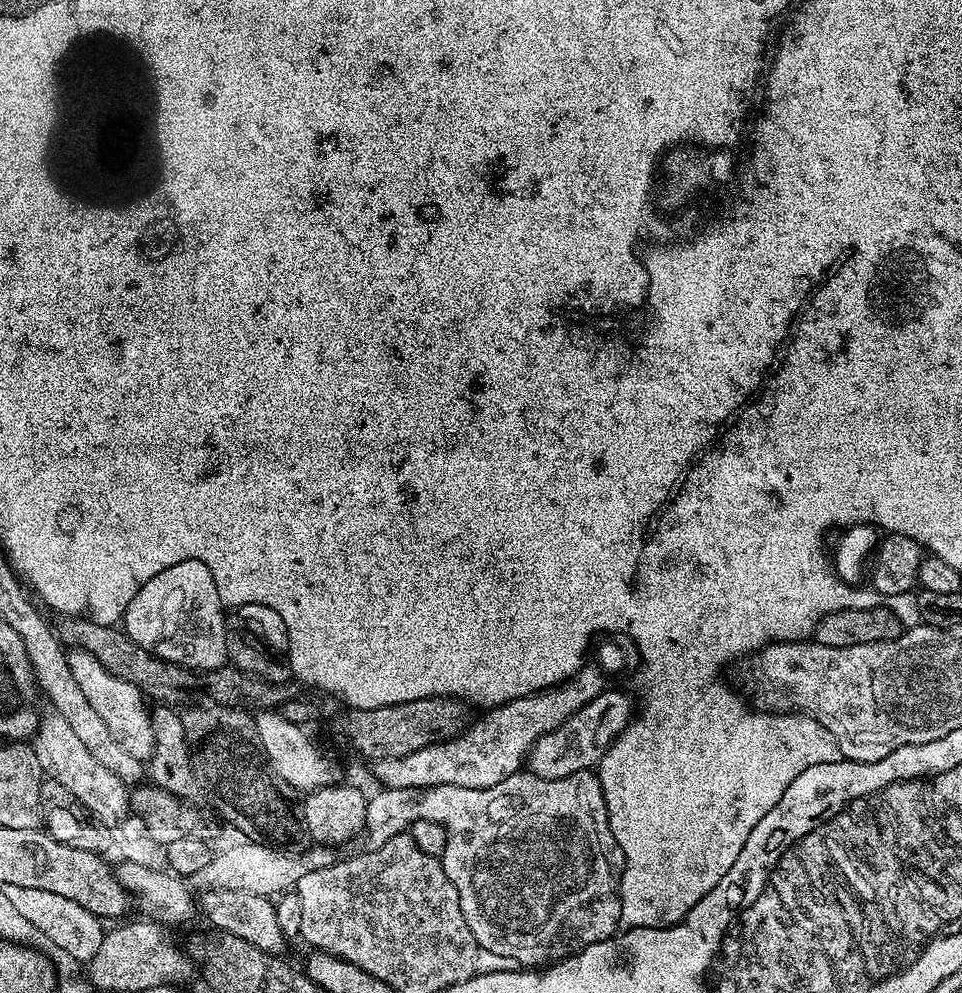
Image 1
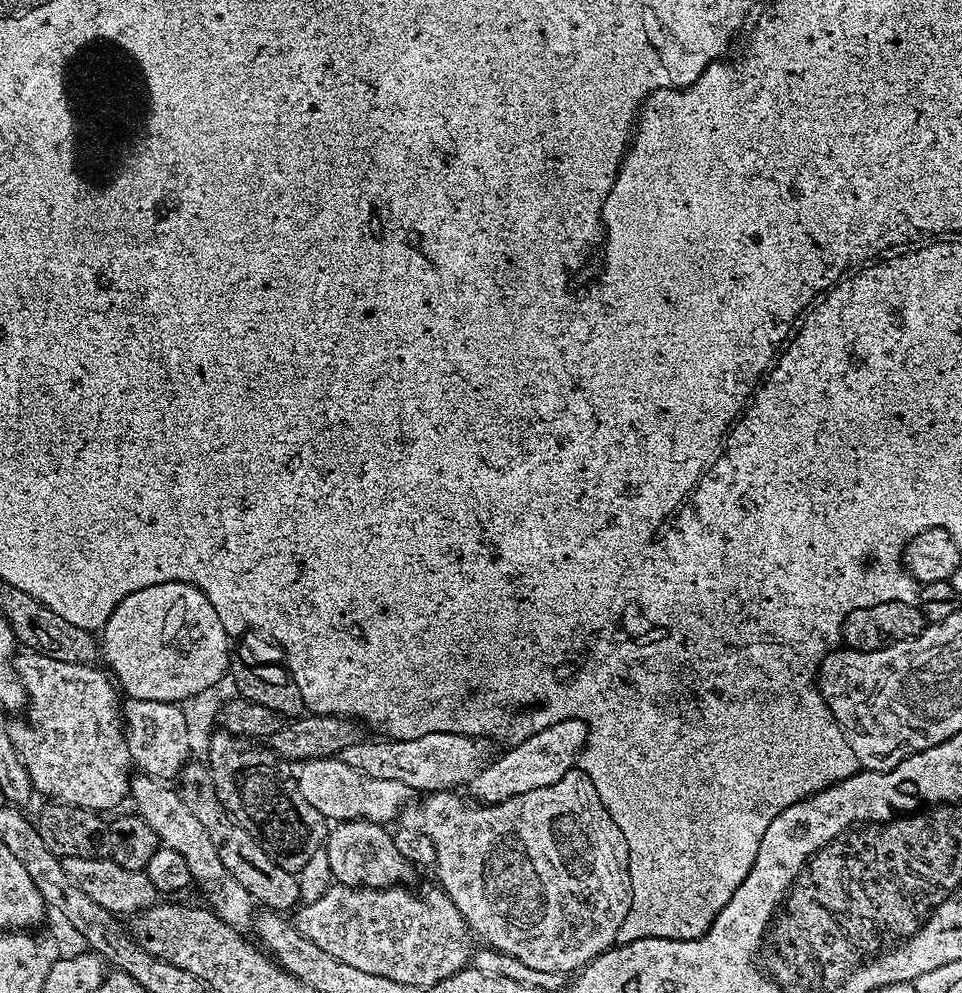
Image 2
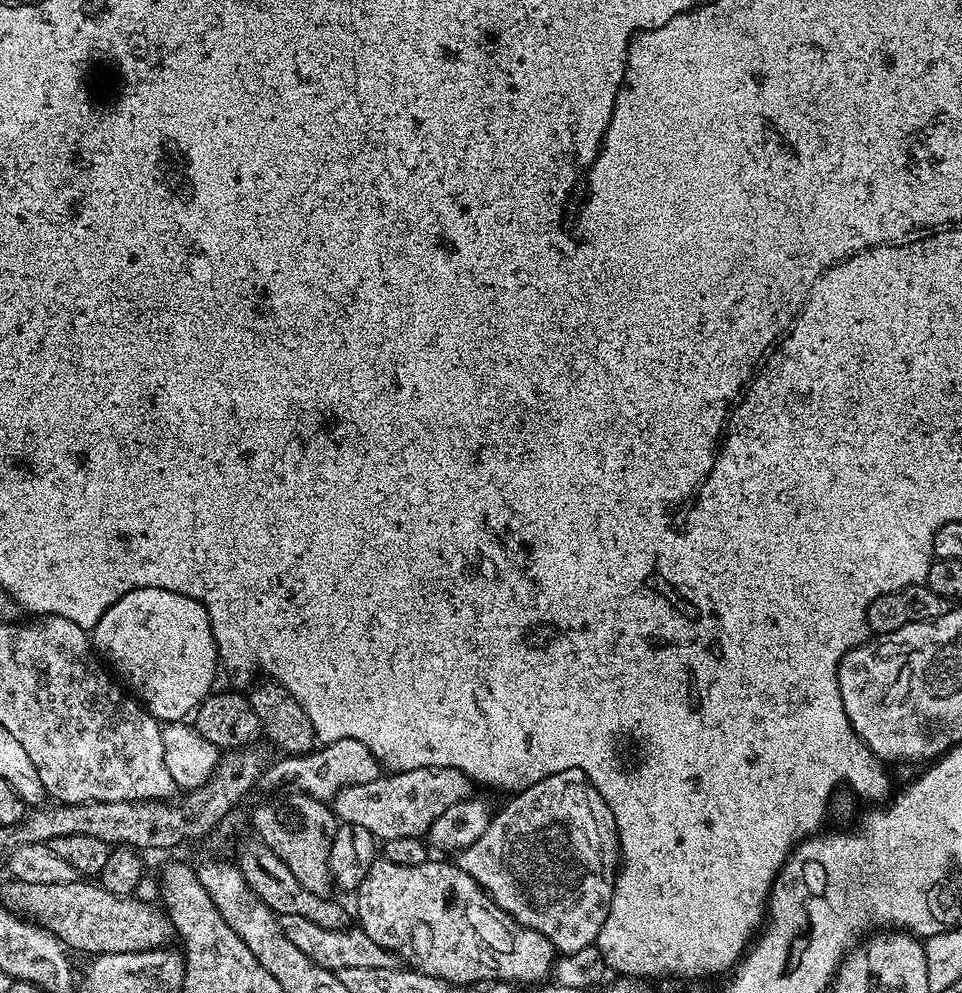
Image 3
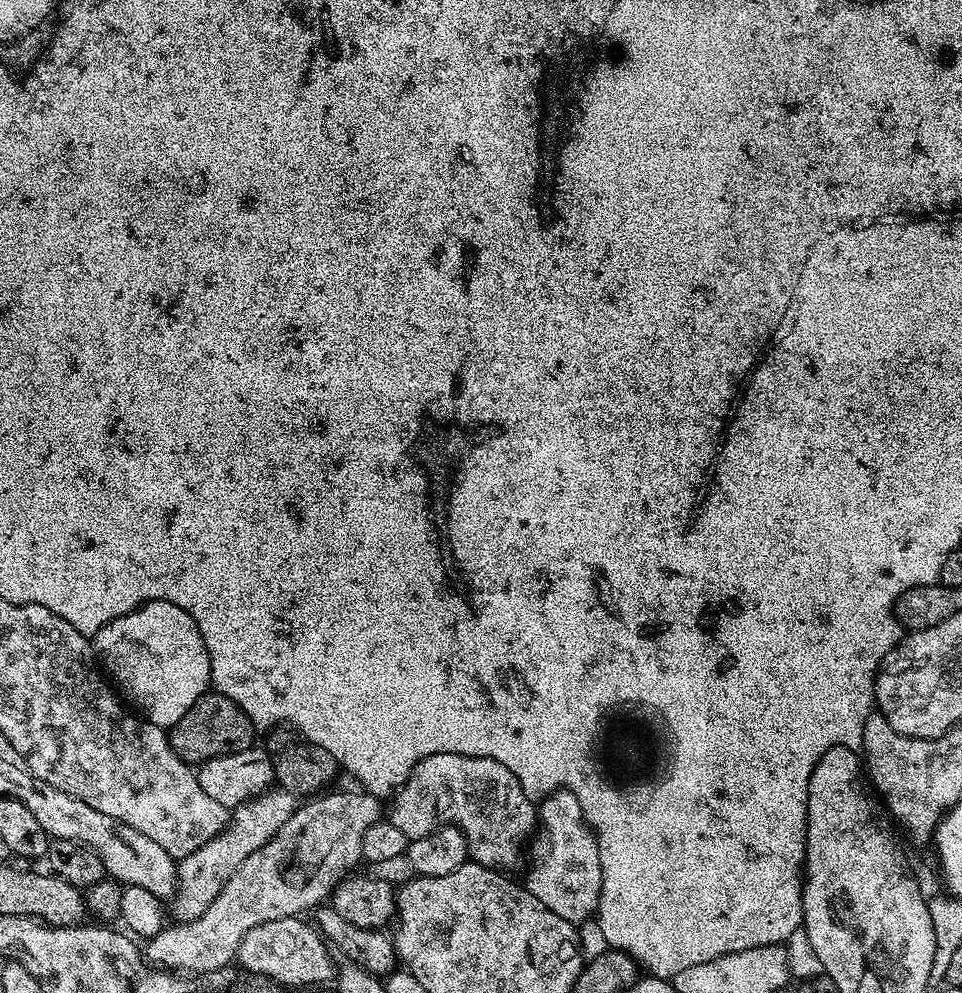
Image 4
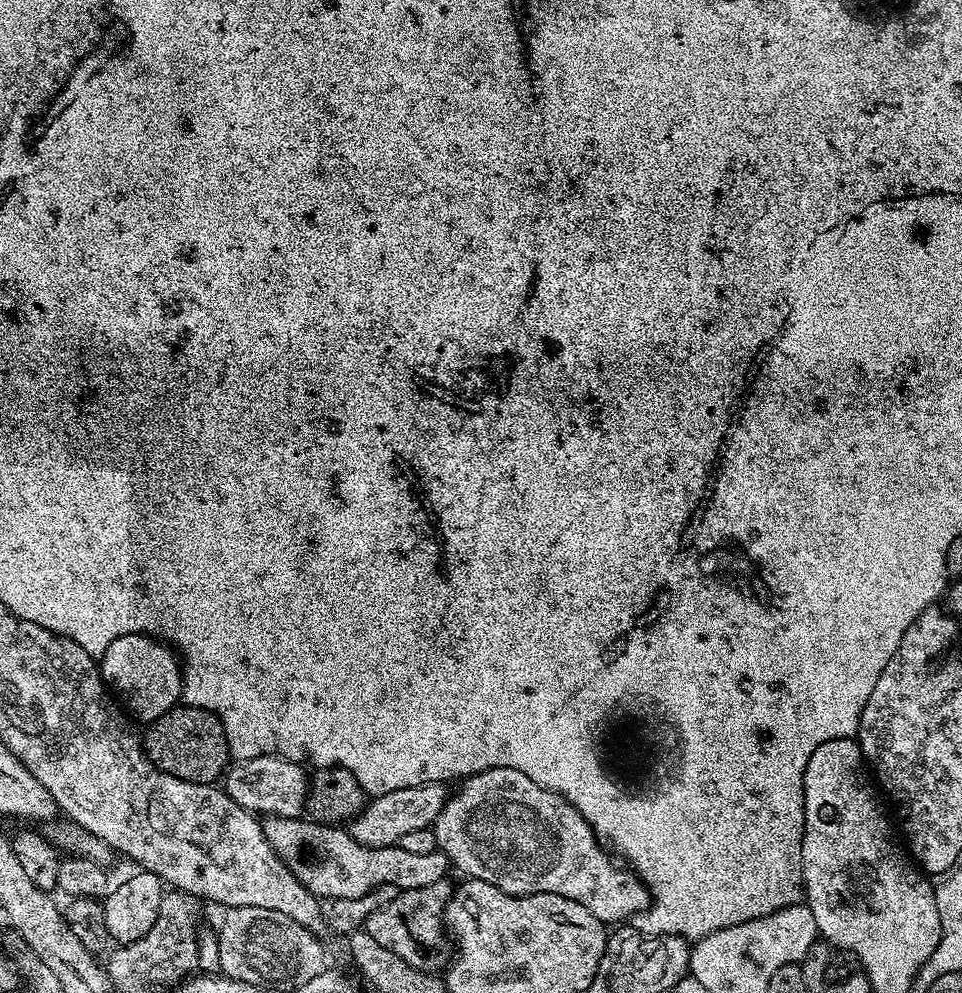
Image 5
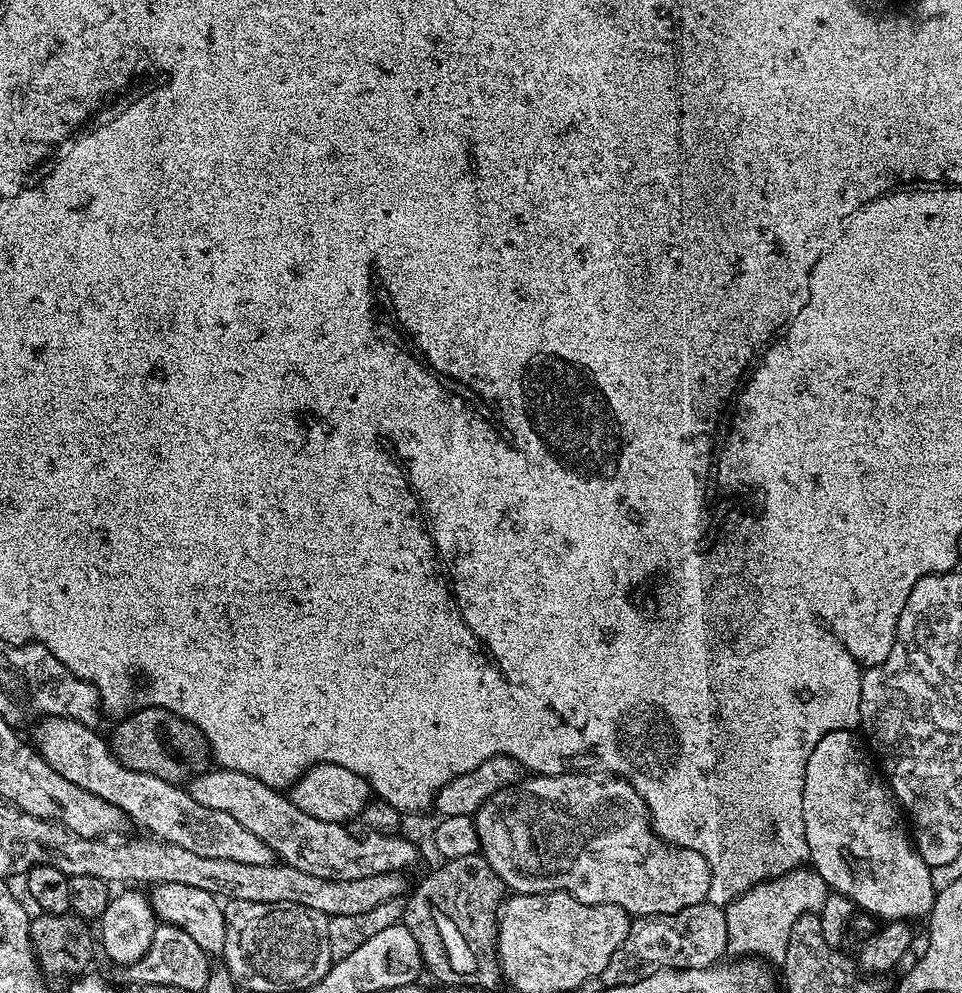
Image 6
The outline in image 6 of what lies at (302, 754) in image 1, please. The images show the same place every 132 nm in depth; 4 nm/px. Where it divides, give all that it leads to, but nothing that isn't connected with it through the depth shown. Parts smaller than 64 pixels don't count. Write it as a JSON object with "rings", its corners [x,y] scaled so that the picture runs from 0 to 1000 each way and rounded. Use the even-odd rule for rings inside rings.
{"rings":[[[587,775],[580,778],[579,781],[546,780],[537,790],[531,790],[522,796],[518,796],[518,800],[510,802],[493,820],[495,842],[499,846],[498,857],[501,859],[503,867],[514,876],[514,880],[518,880],[518,884],[524,890],[525,895],[532,900],[550,902],[564,898],[591,898],[601,908],[606,910],[637,910],[647,916],[651,916],[653,921],[658,924],[701,920],[710,914],[733,909],[738,892],[738,872],[734,868],[734,864],[730,864],[730,860],[726,860],[716,854],[705,854],[698,850],[691,850],[678,837],[674,815],[669,813],[668,806],[656,797],[653,797],[654,799],[649,798],[649,794],[651,795],[651,792],[646,784],[625,783],[623,780],[612,779],[607,775]]]}

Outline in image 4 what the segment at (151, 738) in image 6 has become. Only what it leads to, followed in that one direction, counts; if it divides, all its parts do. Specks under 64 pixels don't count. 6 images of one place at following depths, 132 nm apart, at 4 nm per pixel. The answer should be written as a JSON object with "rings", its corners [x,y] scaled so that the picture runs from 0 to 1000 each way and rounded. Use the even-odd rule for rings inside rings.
{"rings":[[[217,695],[209,705],[202,707],[202,711],[198,711],[198,715],[193,715],[193,719],[189,719],[189,723],[185,723],[180,733],[174,734],[174,739],[177,751],[190,765],[198,770],[207,771],[218,763],[263,752],[265,745],[262,744],[268,737],[260,723],[256,723],[254,716],[239,707],[239,703],[235,703],[230,697]]]}

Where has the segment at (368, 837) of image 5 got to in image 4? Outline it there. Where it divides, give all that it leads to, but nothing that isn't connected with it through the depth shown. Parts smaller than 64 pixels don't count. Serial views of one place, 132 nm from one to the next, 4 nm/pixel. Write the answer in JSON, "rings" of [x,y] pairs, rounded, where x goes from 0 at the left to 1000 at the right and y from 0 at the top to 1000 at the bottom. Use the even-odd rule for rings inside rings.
{"rings":[[[343,797],[317,805],[308,813],[306,820],[301,820],[301,824],[293,828],[293,832],[277,848],[277,852],[264,856],[264,860],[260,860],[260,864],[256,864],[256,868],[252,868],[247,876],[239,880],[235,892],[231,892],[227,904],[218,908],[214,920],[210,920],[205,926],[180,930],[180,935],[170,933],[162,943],[155,946],[148,955],[149,966],[163,976],[178,977],[183,981],[222,979],[244,968],[245,957],[252,945],[260,937],[264,937],[264,933],[272,933],[272,928],[283,928],[298,922],[311,923],[319,914],[327,916],[334,913],[344,903],[350,890],[369,875],[366,873],[372,868],[375,869],[376,840],[380,840],[385,832],[397,825],[396,807],[386,798]]]}

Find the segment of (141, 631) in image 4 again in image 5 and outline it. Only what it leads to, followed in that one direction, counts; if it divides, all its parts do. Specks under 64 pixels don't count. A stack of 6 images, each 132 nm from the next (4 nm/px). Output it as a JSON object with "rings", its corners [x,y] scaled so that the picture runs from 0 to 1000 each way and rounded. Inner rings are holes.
{"rings":[[[144,636],[119,642],[119,647],[114,647],[114,651],[110,651],[108,658],[102,662],[102,672],[109,690],[142,726],[162,725],[188,708],[191,683],[187,662],[172,646],[160,640]]]}

